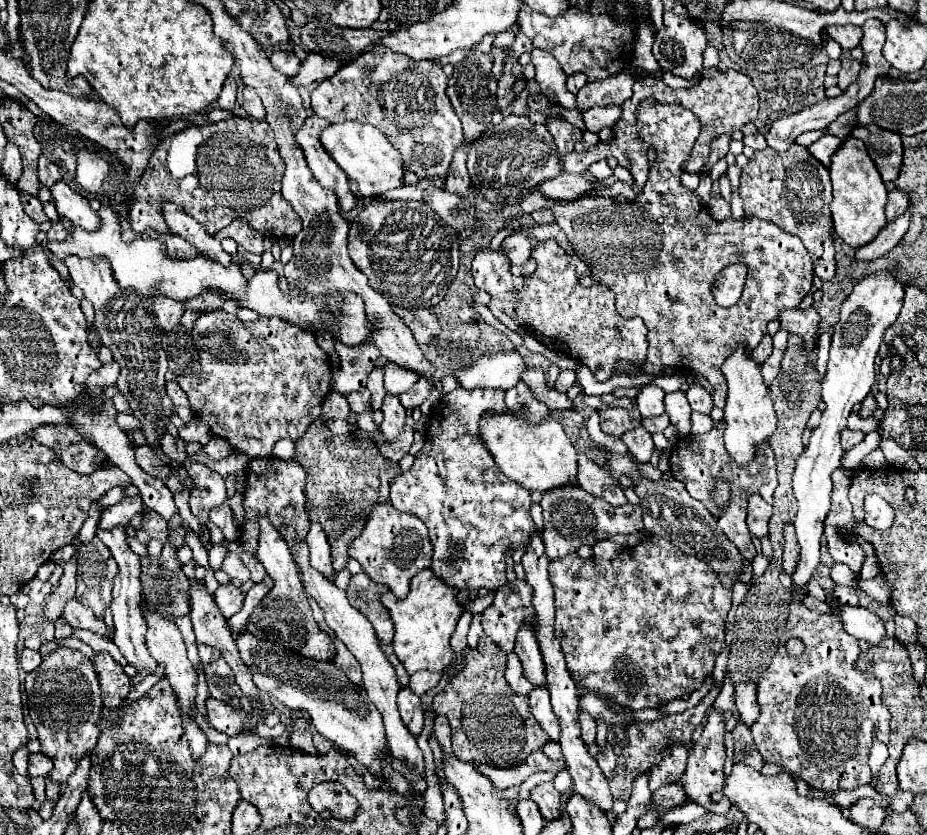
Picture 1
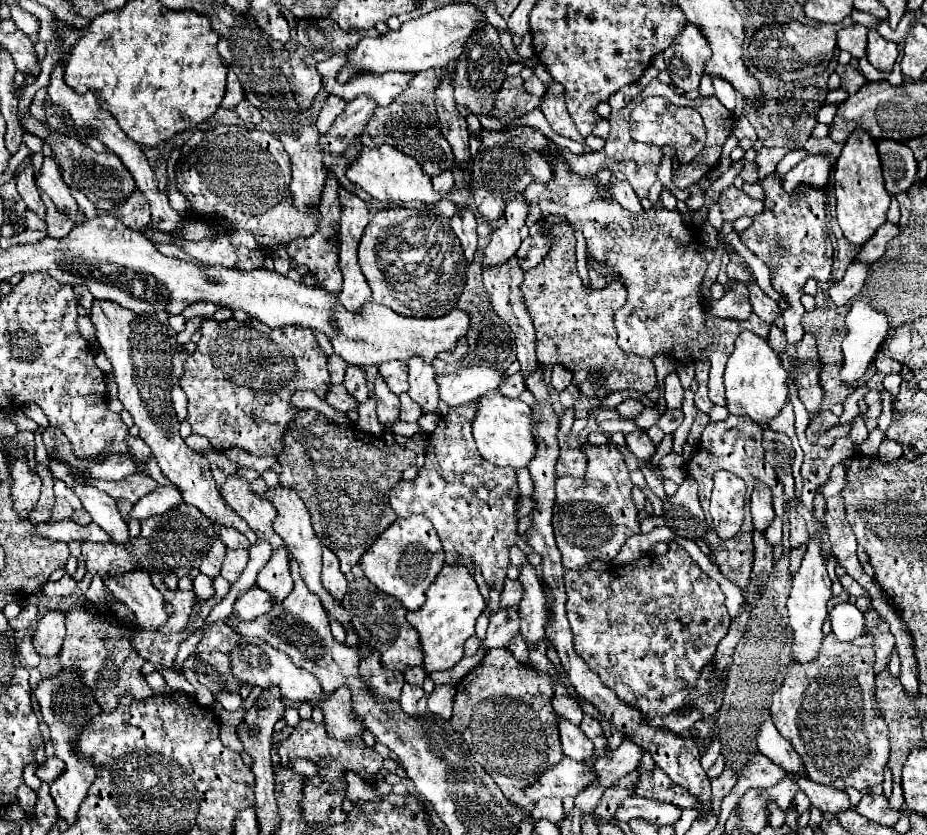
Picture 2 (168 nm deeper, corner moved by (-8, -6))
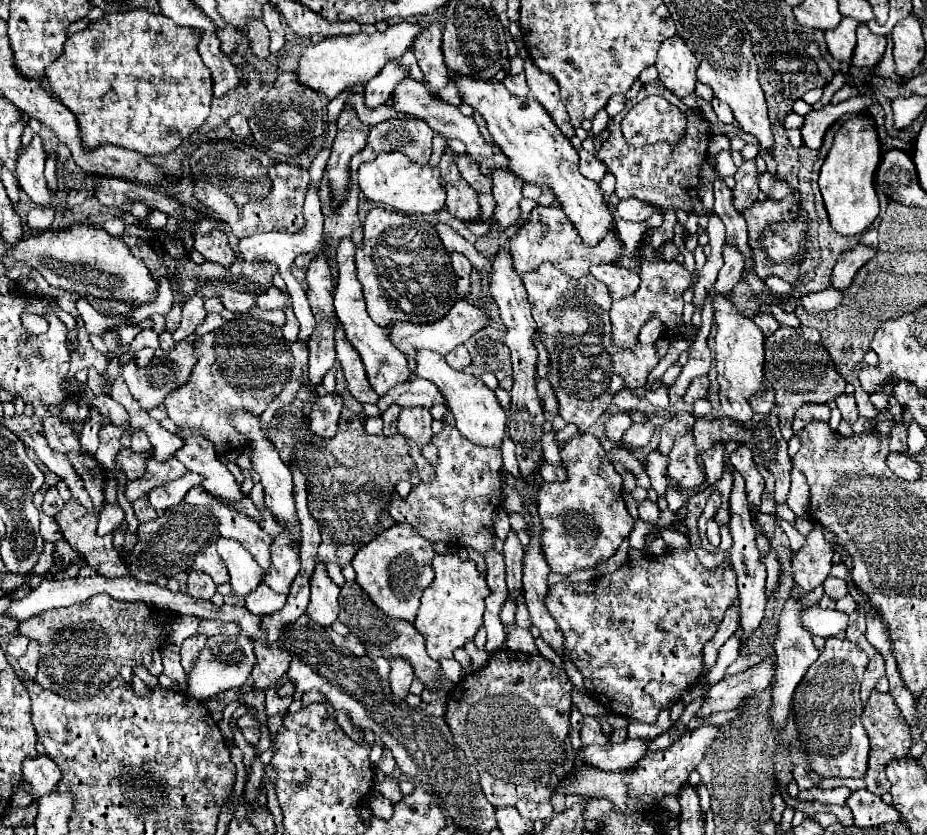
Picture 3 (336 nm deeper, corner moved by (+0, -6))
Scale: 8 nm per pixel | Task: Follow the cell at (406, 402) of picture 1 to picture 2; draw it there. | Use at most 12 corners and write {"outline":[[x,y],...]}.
{"outline":[[407,393],[399,395],[399,421],[413,423],[421,417],[421,407],[409,399]]}

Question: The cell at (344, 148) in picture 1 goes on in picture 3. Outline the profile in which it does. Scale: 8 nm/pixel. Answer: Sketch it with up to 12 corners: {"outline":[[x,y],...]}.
{"outline":[[379,153],[357,171],[367,199],[401,213],[445,205],[439,169]]}

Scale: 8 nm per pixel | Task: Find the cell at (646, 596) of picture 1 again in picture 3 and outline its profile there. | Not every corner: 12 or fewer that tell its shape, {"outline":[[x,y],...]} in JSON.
{"outline":[[667,549],[545,605],[587,693],[653,723],[703,671],[731,567]]}

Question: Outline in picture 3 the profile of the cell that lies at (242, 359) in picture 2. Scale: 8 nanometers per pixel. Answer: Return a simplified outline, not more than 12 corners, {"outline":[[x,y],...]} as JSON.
{"outline":[[237,317],[193,343],[197,367],[165,399],[219,455],[243,447],[237,407],[261,415],[309,387],[307,343]]}

